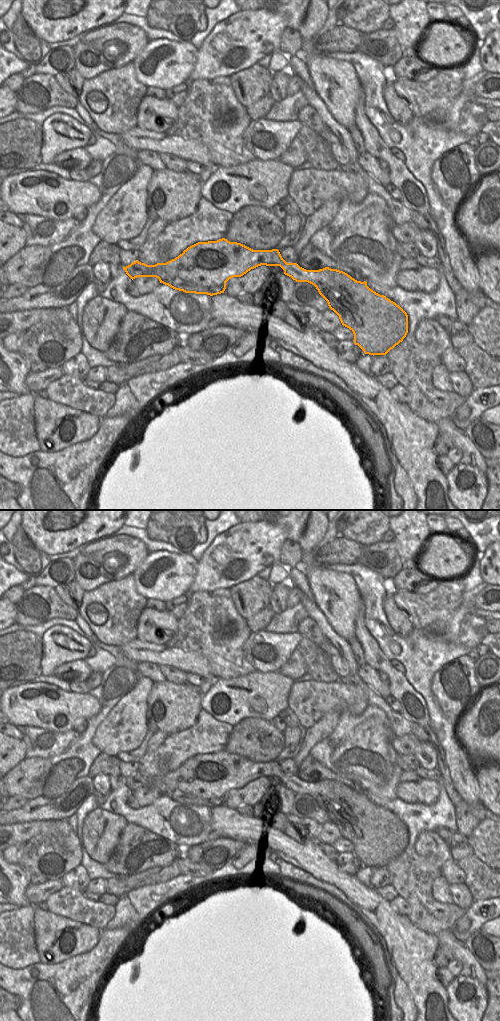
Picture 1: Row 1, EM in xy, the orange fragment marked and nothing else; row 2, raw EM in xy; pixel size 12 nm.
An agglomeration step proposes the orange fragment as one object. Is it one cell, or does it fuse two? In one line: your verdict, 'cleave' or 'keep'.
keep

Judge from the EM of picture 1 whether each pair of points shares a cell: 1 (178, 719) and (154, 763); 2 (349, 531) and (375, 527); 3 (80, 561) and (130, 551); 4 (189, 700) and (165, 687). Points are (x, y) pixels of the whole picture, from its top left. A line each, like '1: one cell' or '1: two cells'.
1: two cells
2: one cell
3: one cell
4: one cell

